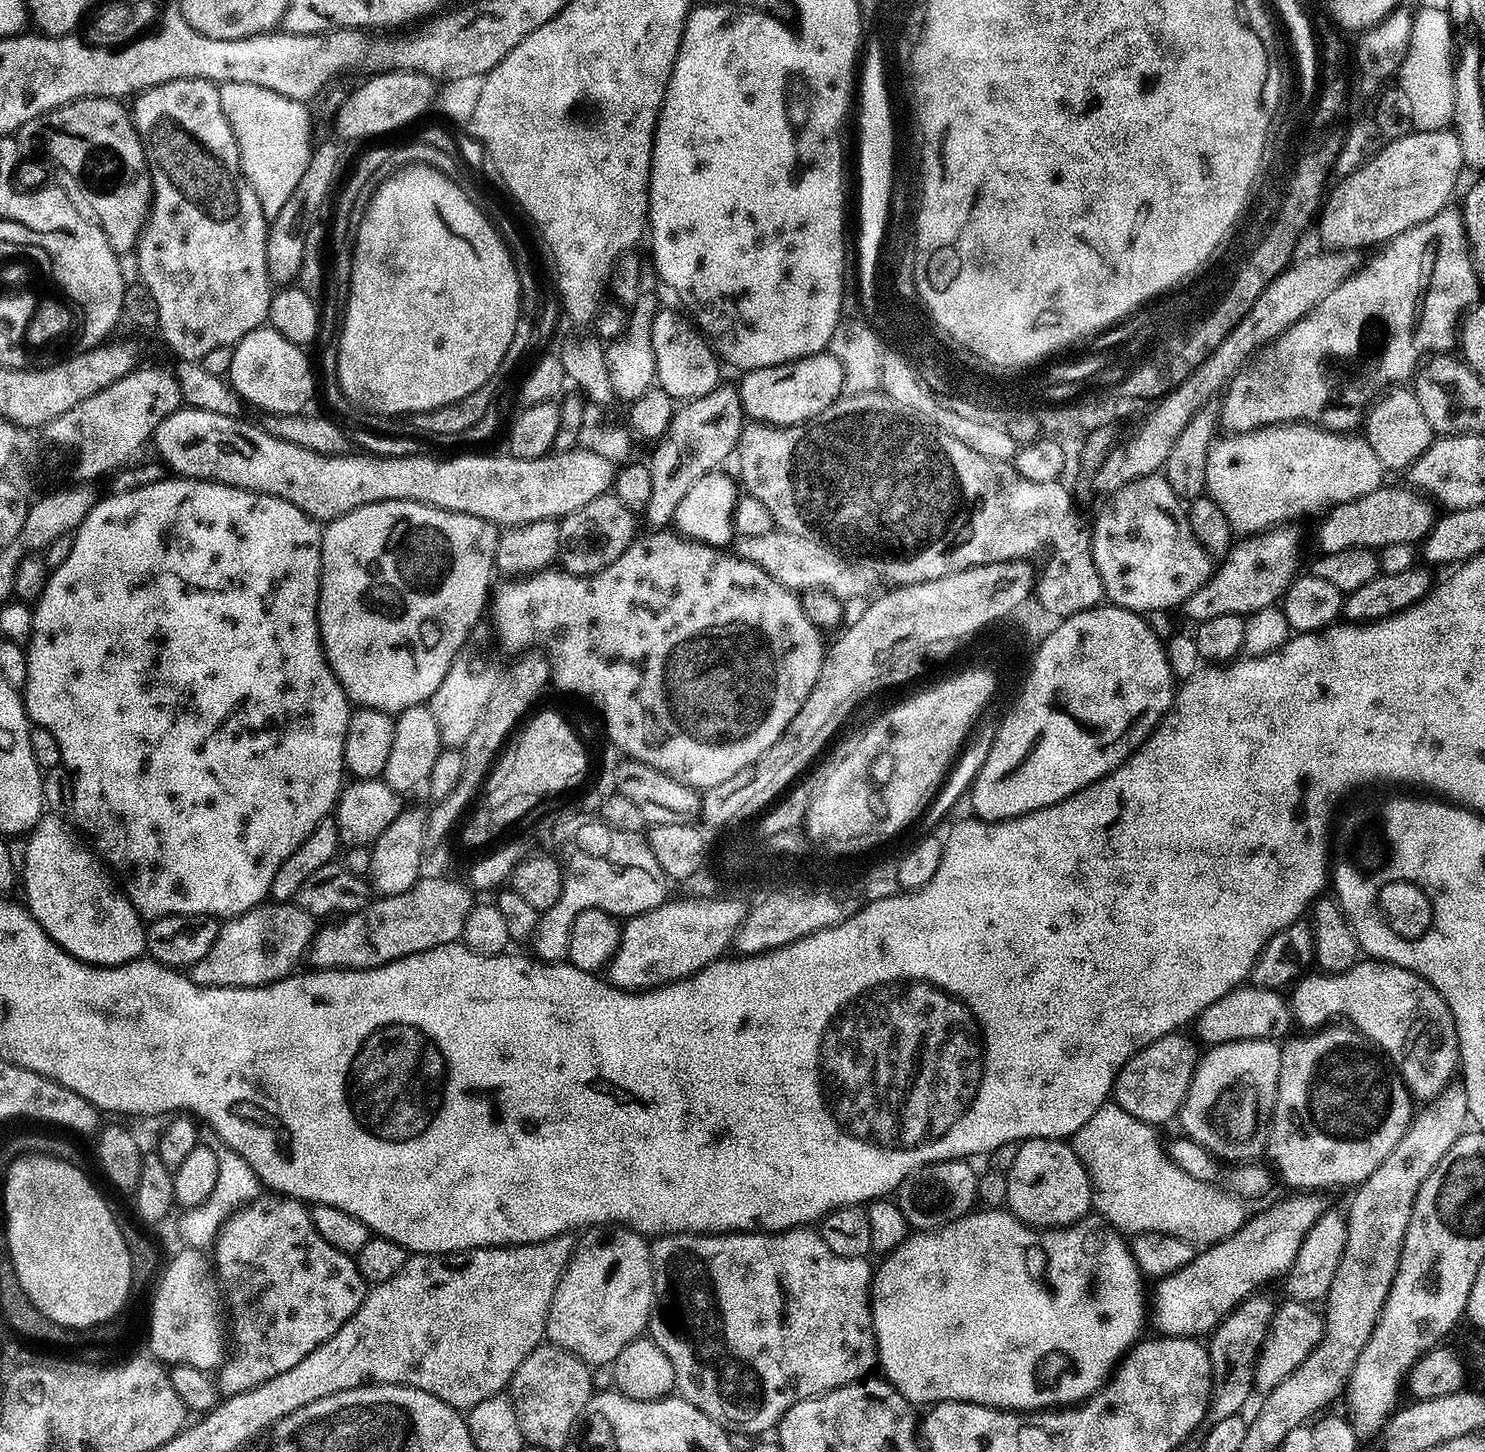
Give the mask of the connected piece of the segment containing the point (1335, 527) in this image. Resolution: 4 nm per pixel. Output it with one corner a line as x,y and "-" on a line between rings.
1387,486
1381,487
1379,490
1372,492
1368,496
1362,496
1358,500
1353,500
1351,504
1341,504
1331,509
1332,514
1325,518
1324,525
1320,528
1320,544
1324,547
1322,550
1324,556
1333,556
1339,552
1349,552
1351,548
1371,548
1373,550
1381,550
1380,548
1392,548
1395,544
1416,544
1427,540
1428,535
1432,533
1432,529
1435,528
1438,521
1437,505
1433,503
1431,499
1425,498
1423,495
1417,494
1415,491
1407,490
1406,492
1402,488
1387,488

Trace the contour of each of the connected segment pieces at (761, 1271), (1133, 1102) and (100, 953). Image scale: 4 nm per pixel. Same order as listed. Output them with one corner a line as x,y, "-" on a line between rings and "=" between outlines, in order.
793,1226
771,1234
764,1230
728,1234
728,1248
720,1248
720,1260
712,1260
712,1272
716,1272
716,1284
720,1284
720,1300
724,1300
728,1340
740,1356
748,1356
760,1368
768,1404
764,1408
712,1408
708,1415
728,1426
737,1424
748,1432
768,1432
771,1428
773,1431
794,1406
857,1383
863,1372
874,1368
870,1303
874,1268
868,1262
864,1258
839,1256
830,1250
819,1231
808,1226
=
1180,1034
1157,1040
1149,1048
1143,1048
1118,1077
1114,1103
1134,1118
1153,1126
1161,1126
1167,1120
1175,1121
1179,1117
1180,1109
1184,1107
1185,1098
1188,1097
1197,1063
1195,1046
1190,1041
1183,1040
=
45,818
40,821
40,827
35,832
27,837
28,849
24,852
24,864
22,860
22,892
28,895
28,904
26,903
27,911
31,912
32,916
38,923
44,927
44,932
48,935
55,944
61,948
63,952
68,953
73,959
80,961
82,964
95,966
98,968
119,968
122,964
131,964
143,957
148,951
148,933
146,931
145,921
142,919
139,912
127,895
119,894
116,896
116,888
108,881
109,873
106,871
105,865
91,851
80,848
80,844
64,829
64,824
60,820
51,820

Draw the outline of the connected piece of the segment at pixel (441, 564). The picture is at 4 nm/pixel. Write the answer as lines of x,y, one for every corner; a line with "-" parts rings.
387,500
381,504
371,504
370,506
362,506
356,508
352,512
347,512
345,516
340,516
337,520
331,521
323,529
324,545
320,551
320,642
324,646
324,654
328,657
328,665
332,668
334,673
340,680
340,684
344,687
344,693
348,695
349,701
353,705
359,706
361,709
373,708
379,712
387,712
389,714
399,714
410,710
411,708
418,708
427,705
435,696
437,690
442,686
442,682
446,682
446,674
450,674
450,670
454,666
454,662
460,657
460,651
469,643
468,640
472,636
472,631
476,628
476,623
480,620
480,615
485,615
486,609
490,604
490,593
493,591
494,583
492,584
492,574
496,568
496,547
499,546
501,533
498,531
497,525
488,524
485,520
480,520
477,516
467,516
461,512
447,512
441,508
431,508
428,504
419,504
413,500

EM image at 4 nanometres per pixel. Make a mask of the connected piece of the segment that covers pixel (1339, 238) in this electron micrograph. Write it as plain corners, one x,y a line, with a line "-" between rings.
1455,131
1411,133
1387,145
1383,152
1360,171
1347,177
1336,193
1331,193
1326,207
1318,220
1320,236
1324,240
1332,240
1331,247
1336,250
1367,250
1375,244
1383,245
1411,228
1430,222
1438,213
1445,211
1460,184
1460,175
1466,172
1462,142

